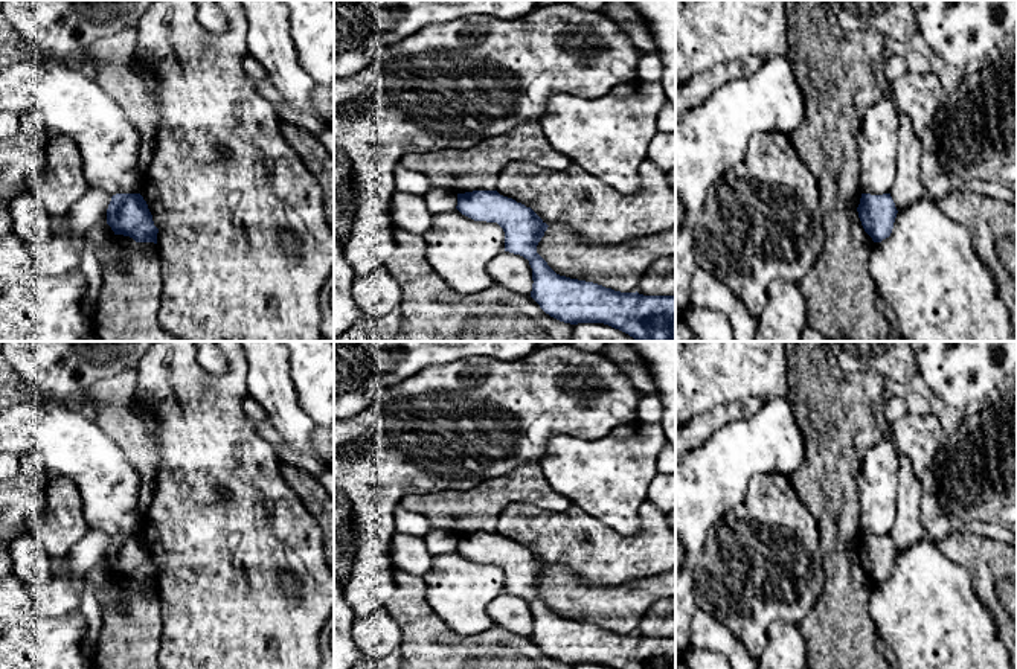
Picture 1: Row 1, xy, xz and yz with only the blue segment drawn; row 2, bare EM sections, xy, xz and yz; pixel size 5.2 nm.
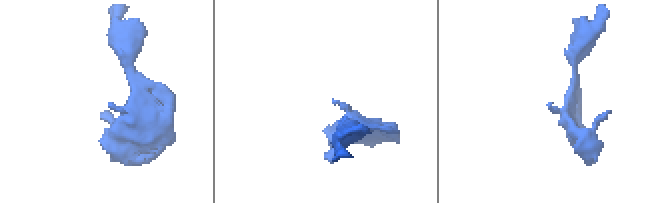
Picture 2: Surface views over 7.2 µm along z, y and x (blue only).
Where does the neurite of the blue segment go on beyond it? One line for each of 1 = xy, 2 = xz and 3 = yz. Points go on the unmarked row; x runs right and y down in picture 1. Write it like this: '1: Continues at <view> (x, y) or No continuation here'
1: No continuation here
2: No continuation here
3: No continuation here

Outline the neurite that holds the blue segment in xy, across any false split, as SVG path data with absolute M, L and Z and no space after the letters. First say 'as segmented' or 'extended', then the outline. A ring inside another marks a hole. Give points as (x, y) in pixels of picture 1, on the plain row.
as segmented; M116 535L107 550L107 565L114 576L133 579L136 584L157 585L159 570L140 535Z

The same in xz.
as segmented; M473 532L457 535L456 550L474 562L497 564L503 570L505 593L529 602L534 622L531 639L550 658L570 666L675 669L674 637L621 634L557 616L537 594L549 567L531 549L497 532Z

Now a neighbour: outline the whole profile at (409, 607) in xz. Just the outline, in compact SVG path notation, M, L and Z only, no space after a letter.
M395 570L395 593L386 610L403 631L399 669L573 669L546 655L531 637L497 625L473 635L451 631L428 605L427 584L421 576Z

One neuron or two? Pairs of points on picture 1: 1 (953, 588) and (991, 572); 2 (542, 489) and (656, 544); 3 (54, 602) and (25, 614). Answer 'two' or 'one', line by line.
1: two
2: two
3: two

